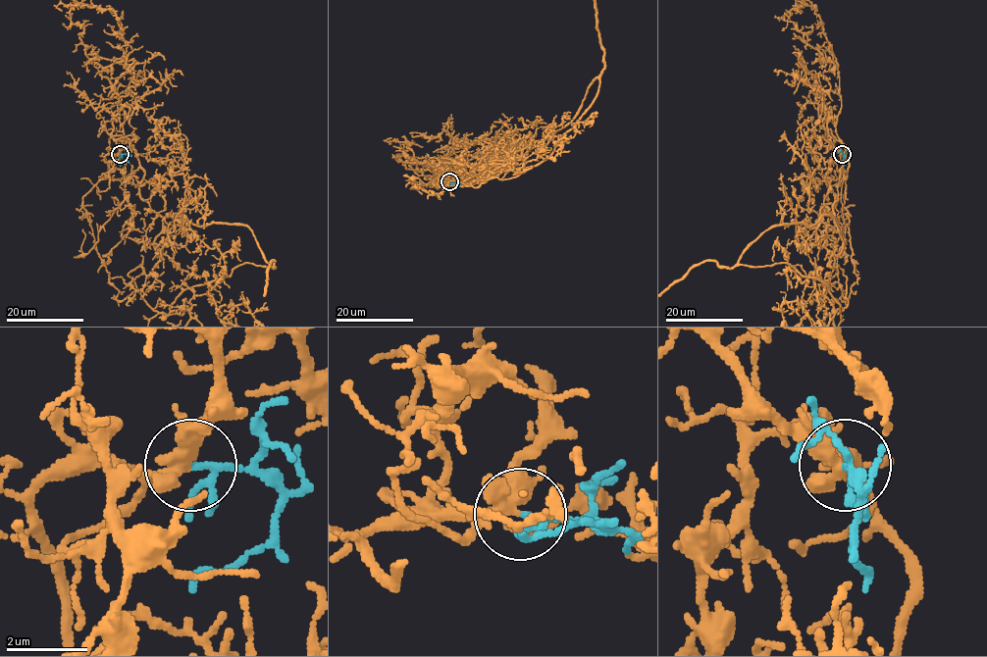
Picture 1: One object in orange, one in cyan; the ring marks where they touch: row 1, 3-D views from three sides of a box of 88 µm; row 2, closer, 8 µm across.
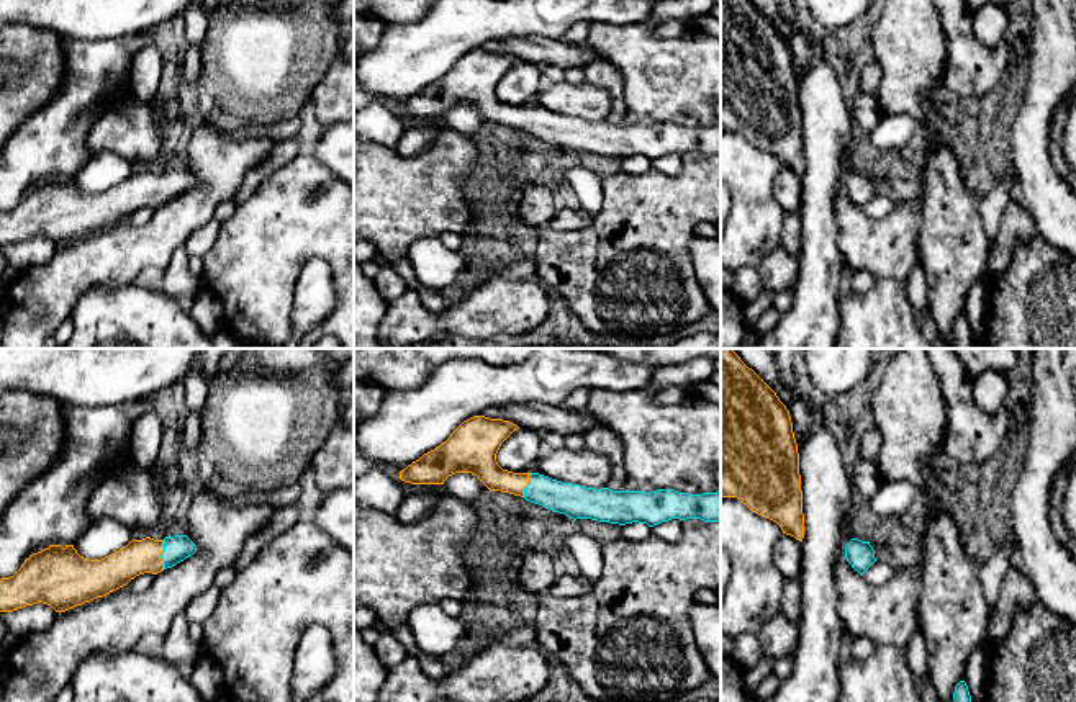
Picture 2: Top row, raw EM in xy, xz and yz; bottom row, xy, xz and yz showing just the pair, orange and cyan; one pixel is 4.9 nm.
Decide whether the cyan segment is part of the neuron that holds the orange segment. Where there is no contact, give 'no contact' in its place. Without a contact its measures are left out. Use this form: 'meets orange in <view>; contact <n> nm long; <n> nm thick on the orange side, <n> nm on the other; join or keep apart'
meets orange in xy; contact 140 nm long; 170 nm thick on the orange side, 130 nm on the other; join

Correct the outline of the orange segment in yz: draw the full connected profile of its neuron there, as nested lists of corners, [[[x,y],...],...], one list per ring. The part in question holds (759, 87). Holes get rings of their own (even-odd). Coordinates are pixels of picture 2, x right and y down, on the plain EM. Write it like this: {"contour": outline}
{"contour": [[[721,0],[721,131],[737,131],[802,175],[799,87],[789,44],[748,0]]]}

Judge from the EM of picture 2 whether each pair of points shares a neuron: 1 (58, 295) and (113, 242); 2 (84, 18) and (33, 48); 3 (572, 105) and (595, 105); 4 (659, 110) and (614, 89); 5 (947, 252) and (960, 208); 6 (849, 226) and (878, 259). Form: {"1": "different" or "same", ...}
{"1": "same", "2": "different", "3": "same", "4": "different", "5": "same", "6": "same"}

